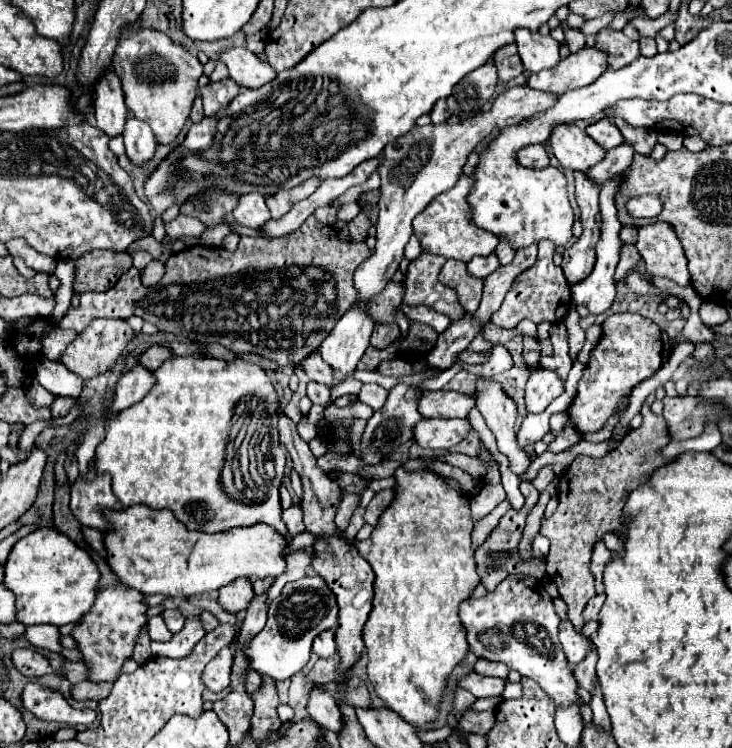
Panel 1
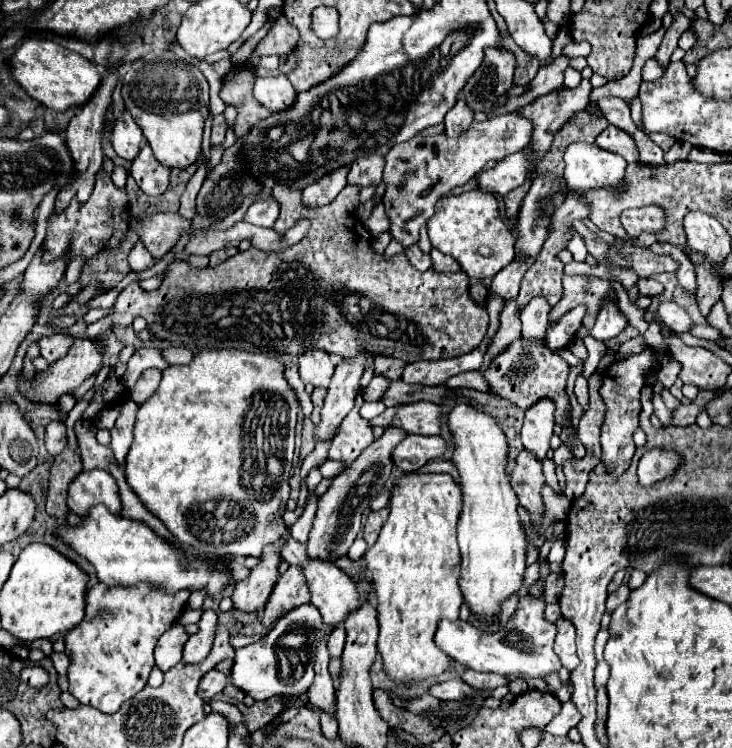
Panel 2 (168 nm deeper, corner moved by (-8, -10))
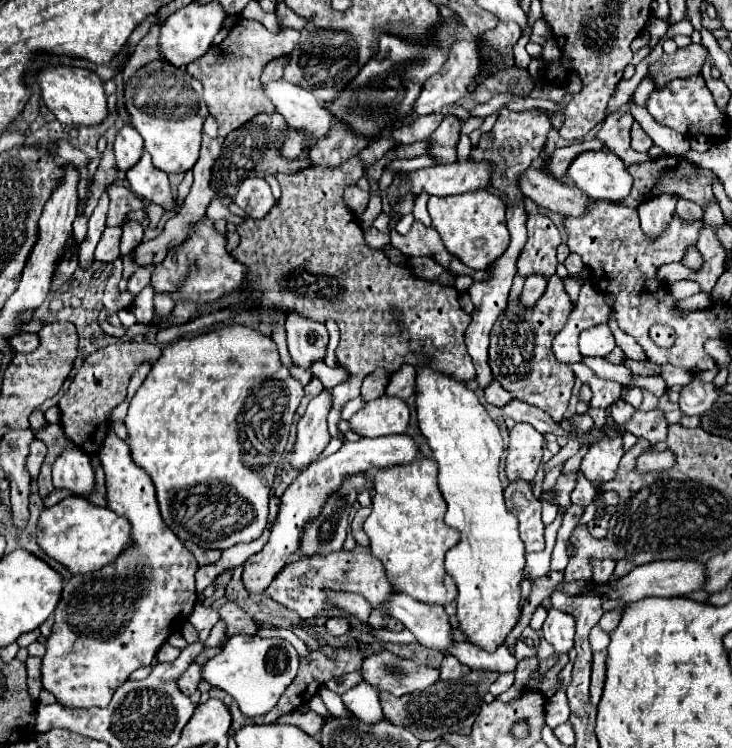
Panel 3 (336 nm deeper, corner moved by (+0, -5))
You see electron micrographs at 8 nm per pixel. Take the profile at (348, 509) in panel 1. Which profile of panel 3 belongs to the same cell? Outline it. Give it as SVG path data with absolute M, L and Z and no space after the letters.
M417 455L411 463L385 467L375 475L375 495L373 495L371 515L365 521L365 533L371 541L371 555L377 555L381 563L385 563L385 571L389 579L393 579L393 587L397 591L405 591L407 595L421 599L425 603L447 605L457 597L457 585L453 577L445 571L445 553L459 541L459 533L453 527L447 527L443 517L447 511L447 503L437 487L437 465L435 459Z

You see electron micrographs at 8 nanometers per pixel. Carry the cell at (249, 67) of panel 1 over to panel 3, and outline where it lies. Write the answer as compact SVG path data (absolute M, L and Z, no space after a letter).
M285 79L263 85L263 91L271 97L275 109L287 119L291 129L305 131L315 139L327 137L335 117L309 91L295 87Z

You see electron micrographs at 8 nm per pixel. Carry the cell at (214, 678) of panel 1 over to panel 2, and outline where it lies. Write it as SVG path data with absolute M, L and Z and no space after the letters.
M211 670L211 672L207 672L207 674L203 676L197 694L207 702L207 700L211 700L215 694L221 694L223 688L225 688L225 684L227 684L227 676L225 676L223 672L219 672L219 670Z

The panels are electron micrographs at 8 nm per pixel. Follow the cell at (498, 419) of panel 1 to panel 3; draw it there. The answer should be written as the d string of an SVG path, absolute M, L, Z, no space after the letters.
M509 483L505 489L505 505L507 509L519 519L519 533L521 541L525 543L525 551L543 551L545 539L543 539L543 521L541 521L541 503L533 497L529 483Z

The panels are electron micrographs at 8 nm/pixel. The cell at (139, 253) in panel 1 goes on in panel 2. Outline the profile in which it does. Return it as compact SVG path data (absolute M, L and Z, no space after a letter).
M137 242L129 254L129 264L133 270L143 272L155 264L155 258L149 254L149 250L143 246L143 242Z

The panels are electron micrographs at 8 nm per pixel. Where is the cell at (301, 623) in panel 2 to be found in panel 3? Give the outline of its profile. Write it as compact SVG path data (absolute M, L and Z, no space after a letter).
M235 635L227 641L219 655L209 659L203 669L203 681L227 691L247 717L259 717L269 713L285 689L291 685L299 669L299 655L287 641L263 641L261 637Z

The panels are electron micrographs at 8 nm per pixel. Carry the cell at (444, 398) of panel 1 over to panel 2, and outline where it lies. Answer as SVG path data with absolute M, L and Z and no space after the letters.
M415 402L397 412L391 422L407 434L439 434L441 432L441 406L435 402Z

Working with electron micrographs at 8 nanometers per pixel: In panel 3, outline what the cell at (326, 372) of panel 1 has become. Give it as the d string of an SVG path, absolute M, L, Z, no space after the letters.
M297 311L287 313L285 321L287 345L293 357L293 363L309 369L313 361L325 357L327 347L327 327L319 321L299 315Z

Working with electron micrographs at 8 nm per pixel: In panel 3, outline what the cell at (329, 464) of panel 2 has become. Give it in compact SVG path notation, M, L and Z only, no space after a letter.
M389 435L381 439L359 439L355 443L343 443L343 447L337 453L313 461L305 471L297 475L297 479L283 493L279 515L277 515L277 521L271 529L271 535L265 547L257 555L247 559L245 571L243 571L245 589L251 591L253 595L259 595L269 587L269 583L275 579L281 567L285 567L285 563L289 563L291 557L299 553L301 533L305 525L319 517L329 495L333 495L347 477L357 475L357 473L367 473L369 469L375 469L379 465L389 467L389 465L409 463L415 455L417 455L417 445L409 435Z

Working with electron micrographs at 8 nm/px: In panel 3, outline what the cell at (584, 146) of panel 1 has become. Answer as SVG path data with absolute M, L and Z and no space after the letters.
M611 151L577 155L567 177L591 199L605 199L611 203L623 201L633 187L633 177L627 173L625 163Z

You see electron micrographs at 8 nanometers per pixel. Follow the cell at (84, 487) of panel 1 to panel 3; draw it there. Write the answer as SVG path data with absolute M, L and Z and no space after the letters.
M65 449L53 463L53 485L87 497L95 487L95 473L81 449Z

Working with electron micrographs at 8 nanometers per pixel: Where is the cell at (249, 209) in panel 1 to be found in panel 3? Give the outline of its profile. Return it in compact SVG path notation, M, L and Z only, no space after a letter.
M249 177L245 179L245 183L241 183L239 193L235 195L235 203L253 219L263 219L275 205L275 199L265 179Z

